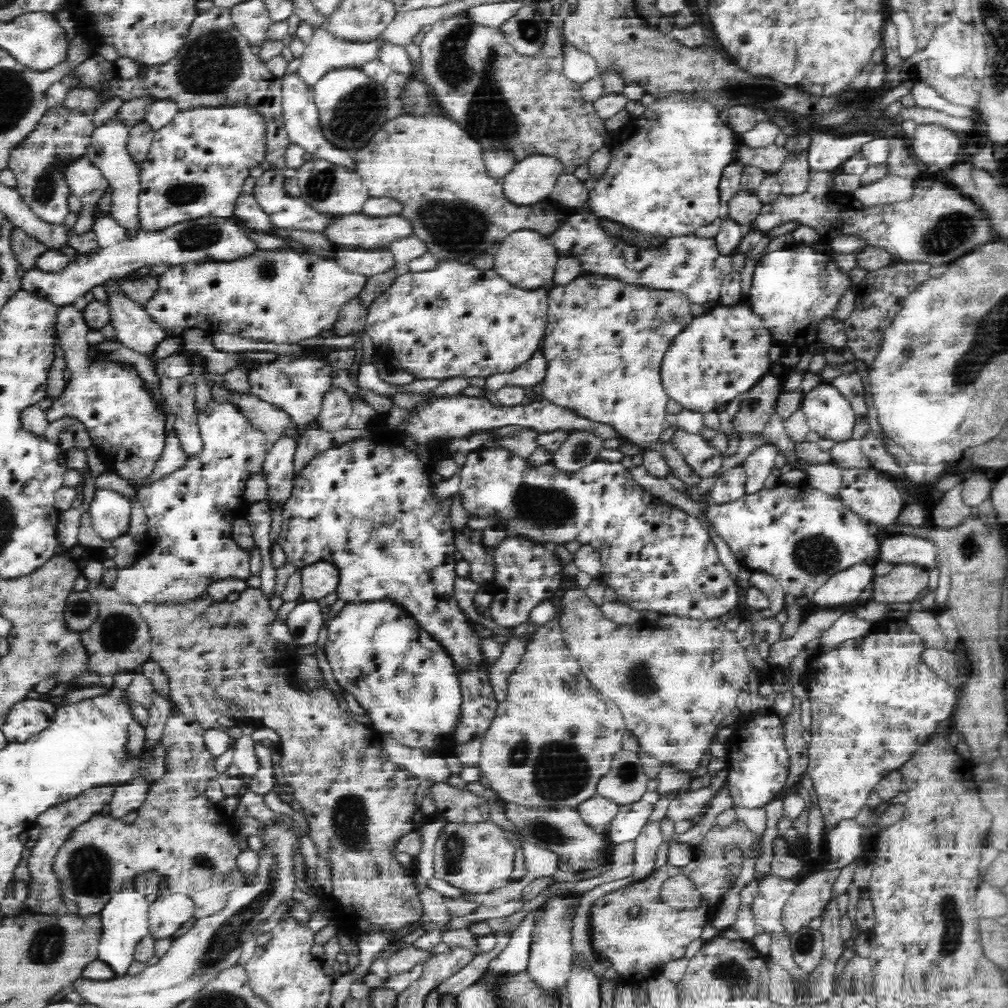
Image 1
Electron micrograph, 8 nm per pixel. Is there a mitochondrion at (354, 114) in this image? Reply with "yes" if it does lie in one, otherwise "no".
yes

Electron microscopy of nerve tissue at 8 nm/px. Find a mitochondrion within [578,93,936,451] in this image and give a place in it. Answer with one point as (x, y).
(756, 407)

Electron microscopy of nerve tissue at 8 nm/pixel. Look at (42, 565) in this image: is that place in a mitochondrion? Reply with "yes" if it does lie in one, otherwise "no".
no

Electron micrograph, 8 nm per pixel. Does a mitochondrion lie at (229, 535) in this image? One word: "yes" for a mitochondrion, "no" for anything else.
no

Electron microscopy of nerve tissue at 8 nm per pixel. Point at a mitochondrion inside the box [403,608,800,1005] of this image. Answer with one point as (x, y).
(559, 771)

